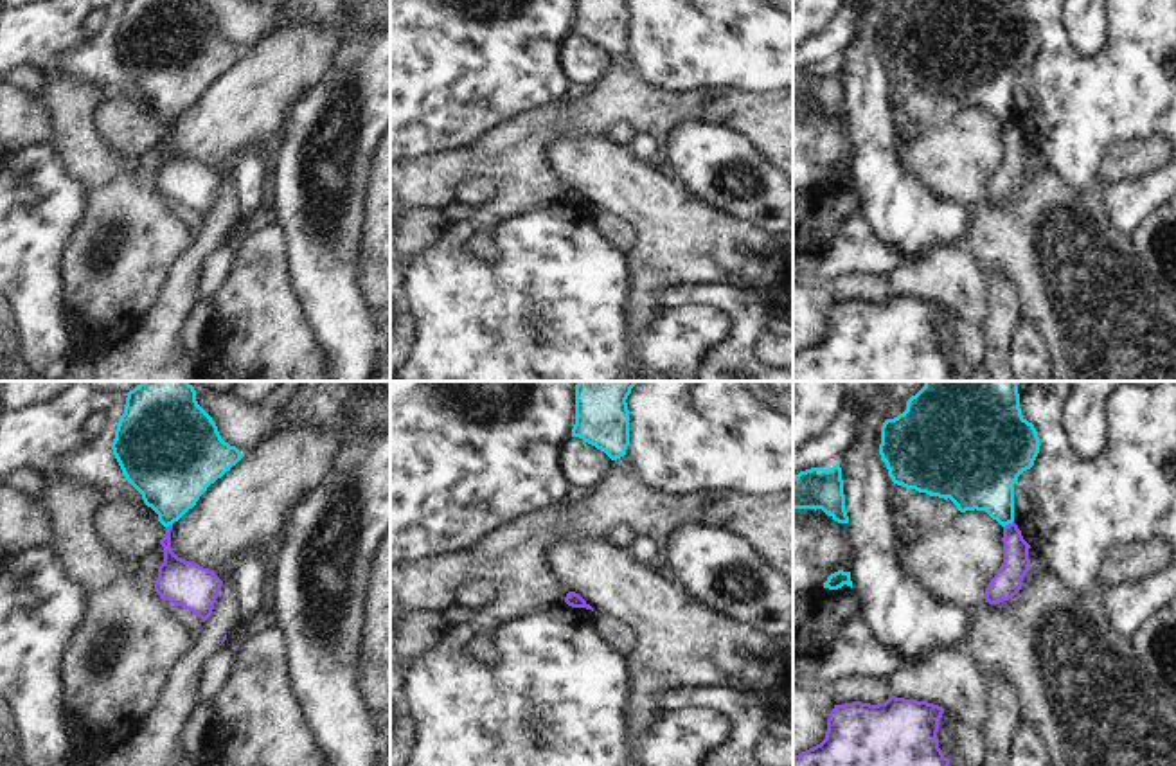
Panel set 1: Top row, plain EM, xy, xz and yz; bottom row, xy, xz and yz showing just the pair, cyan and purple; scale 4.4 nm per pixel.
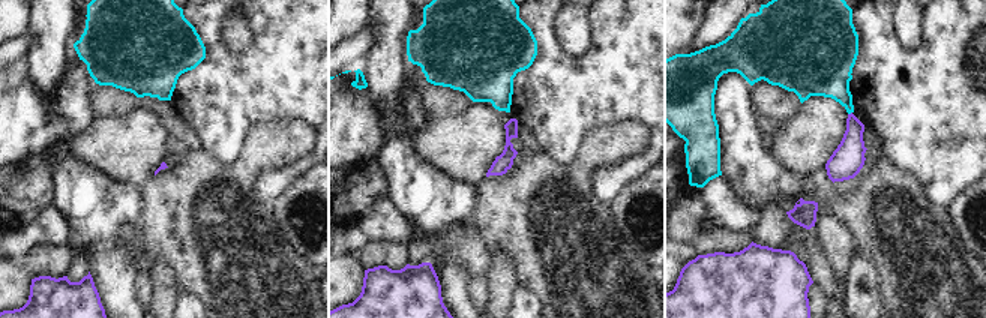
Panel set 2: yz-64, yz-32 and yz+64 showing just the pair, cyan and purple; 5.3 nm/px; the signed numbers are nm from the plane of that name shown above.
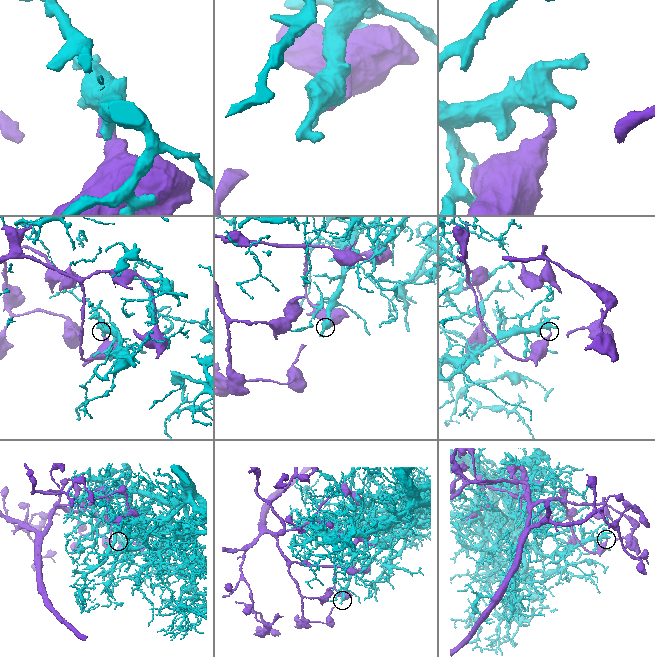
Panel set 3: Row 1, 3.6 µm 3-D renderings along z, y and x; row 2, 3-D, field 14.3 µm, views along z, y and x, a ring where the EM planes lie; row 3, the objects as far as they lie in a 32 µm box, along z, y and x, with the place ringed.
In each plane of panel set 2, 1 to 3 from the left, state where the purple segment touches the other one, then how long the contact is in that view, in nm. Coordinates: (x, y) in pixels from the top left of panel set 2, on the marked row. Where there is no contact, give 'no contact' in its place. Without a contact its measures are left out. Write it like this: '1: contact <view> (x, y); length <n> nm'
1: no contact
2: no contact
3: contact yz+64 (850, 113); length 30 nm

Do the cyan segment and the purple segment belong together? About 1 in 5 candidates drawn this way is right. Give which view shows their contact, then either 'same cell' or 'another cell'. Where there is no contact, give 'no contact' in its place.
contact in yz; another cell

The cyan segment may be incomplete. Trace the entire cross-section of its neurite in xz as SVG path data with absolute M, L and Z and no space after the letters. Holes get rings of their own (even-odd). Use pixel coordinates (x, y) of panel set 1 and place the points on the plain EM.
M575 0L572 34L595 43L611 58L624 54L629 43L628 0Z

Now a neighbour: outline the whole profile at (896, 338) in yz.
M895 293L878 302L834 302L825 336L793 354L793 381L953 381L937 336L942 311L939 302Z

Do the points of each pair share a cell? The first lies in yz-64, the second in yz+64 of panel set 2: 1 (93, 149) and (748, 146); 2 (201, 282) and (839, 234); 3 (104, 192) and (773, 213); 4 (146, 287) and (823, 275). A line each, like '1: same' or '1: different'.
1: different
2: different
3: different
4: different

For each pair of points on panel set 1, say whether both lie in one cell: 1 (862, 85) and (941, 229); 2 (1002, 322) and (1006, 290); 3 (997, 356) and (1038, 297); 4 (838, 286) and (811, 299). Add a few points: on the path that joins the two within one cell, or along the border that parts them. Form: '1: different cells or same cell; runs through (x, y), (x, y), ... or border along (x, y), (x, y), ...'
1: same cell; runs through (871, 121), (876, 139), (876, 164), (905, 193)
2: same cell; runs through (1002, 315), (1002, 297)
3: different cells; border along (1006, 277), (1016, 293), (1016, 310), (1022, 317)
4: different cells; border along (829, 285), (835, 301)

